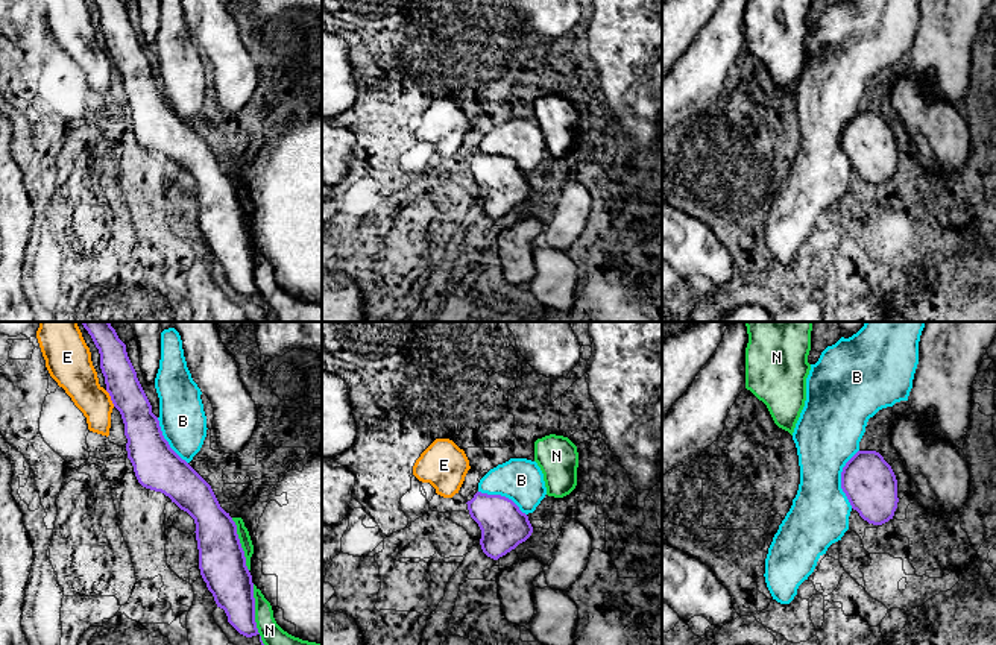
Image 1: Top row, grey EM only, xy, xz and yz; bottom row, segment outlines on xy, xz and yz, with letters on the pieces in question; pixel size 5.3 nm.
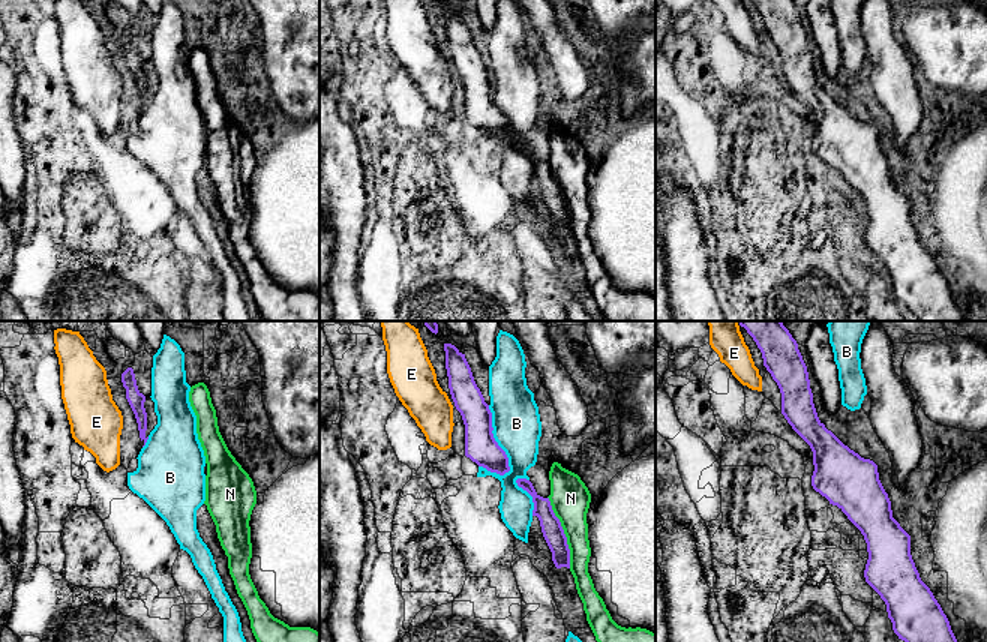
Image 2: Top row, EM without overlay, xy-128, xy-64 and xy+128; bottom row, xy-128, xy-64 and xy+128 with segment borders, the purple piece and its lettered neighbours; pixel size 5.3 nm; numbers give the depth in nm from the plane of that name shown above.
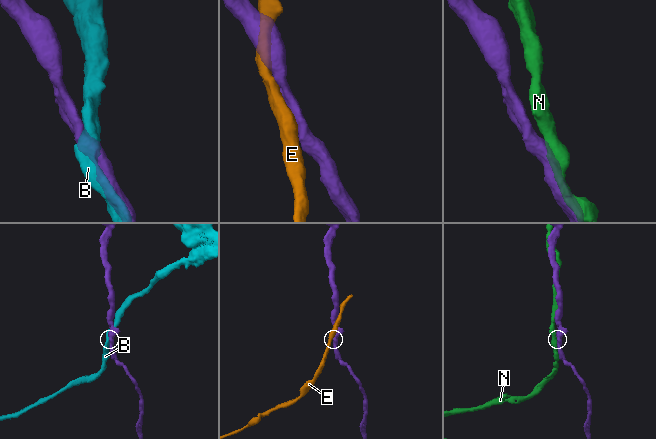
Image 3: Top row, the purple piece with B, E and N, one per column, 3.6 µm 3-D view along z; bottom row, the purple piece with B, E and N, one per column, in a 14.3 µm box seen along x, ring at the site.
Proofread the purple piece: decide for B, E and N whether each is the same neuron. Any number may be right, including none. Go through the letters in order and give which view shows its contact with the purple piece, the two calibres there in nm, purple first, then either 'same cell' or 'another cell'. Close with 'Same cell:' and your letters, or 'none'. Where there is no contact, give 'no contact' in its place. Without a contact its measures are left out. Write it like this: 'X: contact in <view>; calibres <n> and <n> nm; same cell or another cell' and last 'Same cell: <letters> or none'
B: contact in yz; calibres 280 and 340 nm; another cell
E: contact in xy; calibres 190 and 220 nm; another cell
N: contact in xy; calibres 240 and 160 nm; another cell
Same cell: none

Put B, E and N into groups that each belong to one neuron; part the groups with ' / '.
B / E / N

